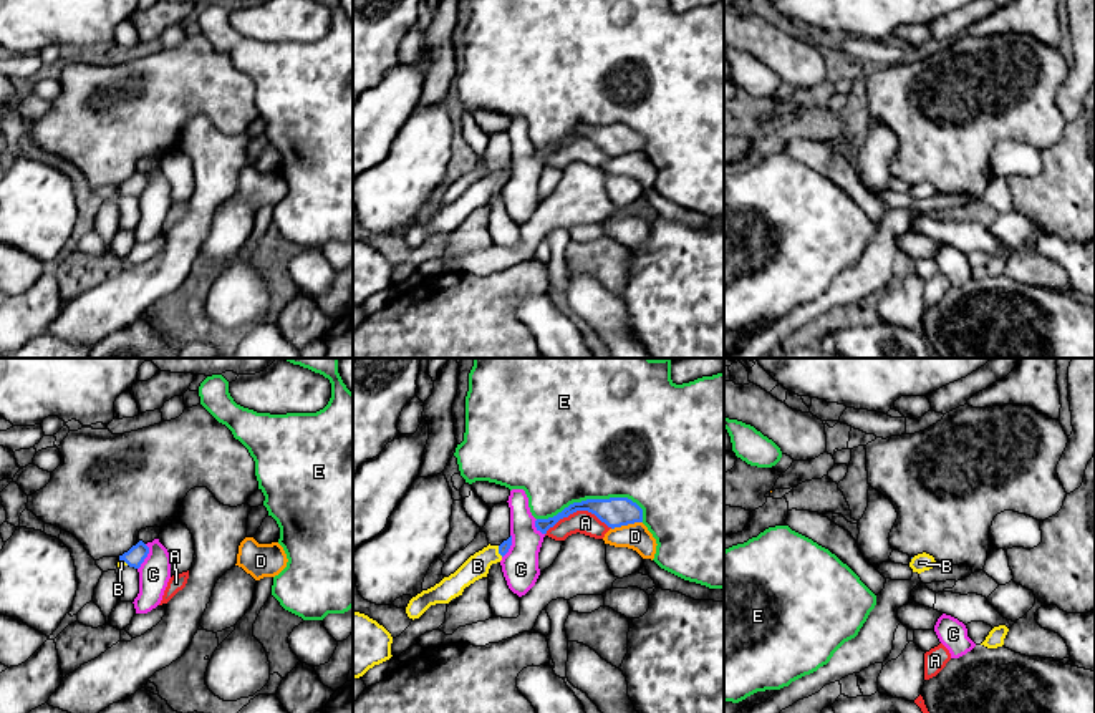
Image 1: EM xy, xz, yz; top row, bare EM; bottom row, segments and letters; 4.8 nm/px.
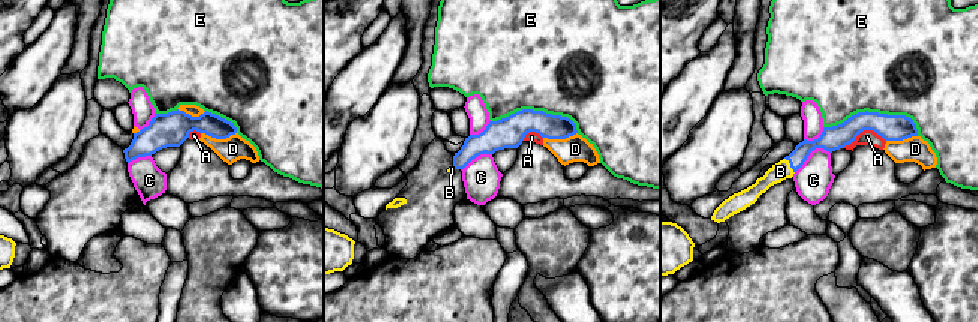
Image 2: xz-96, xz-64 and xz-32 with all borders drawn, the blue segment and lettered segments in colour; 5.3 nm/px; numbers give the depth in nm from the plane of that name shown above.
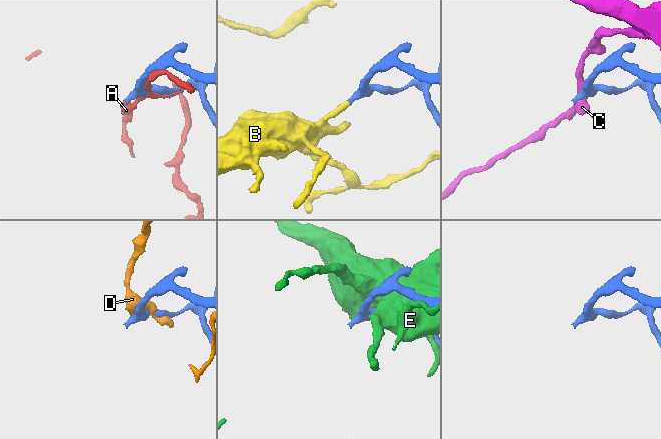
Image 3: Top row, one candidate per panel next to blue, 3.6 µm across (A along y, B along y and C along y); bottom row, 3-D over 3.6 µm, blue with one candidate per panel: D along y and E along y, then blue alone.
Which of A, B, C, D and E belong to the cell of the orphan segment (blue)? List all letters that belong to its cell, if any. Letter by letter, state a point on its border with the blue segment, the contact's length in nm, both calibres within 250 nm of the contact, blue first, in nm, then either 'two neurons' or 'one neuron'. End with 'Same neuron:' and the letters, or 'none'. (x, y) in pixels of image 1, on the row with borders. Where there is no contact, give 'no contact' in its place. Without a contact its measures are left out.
A: xz (577, 509) | 320 nm | 140/110 nm | two neurons
B: xz (499, 551) | 60 nm | 50/120 nm | one neuron
C: xy (146, 556) | 130 nm | 90/160 nm | two neurons
D: xz (627, 524) | 160 nm | 140/130 nm | two neurons
E: xz (590, 499) | 500 nm | 140/500 nm | two neurons
Same neuron: B

